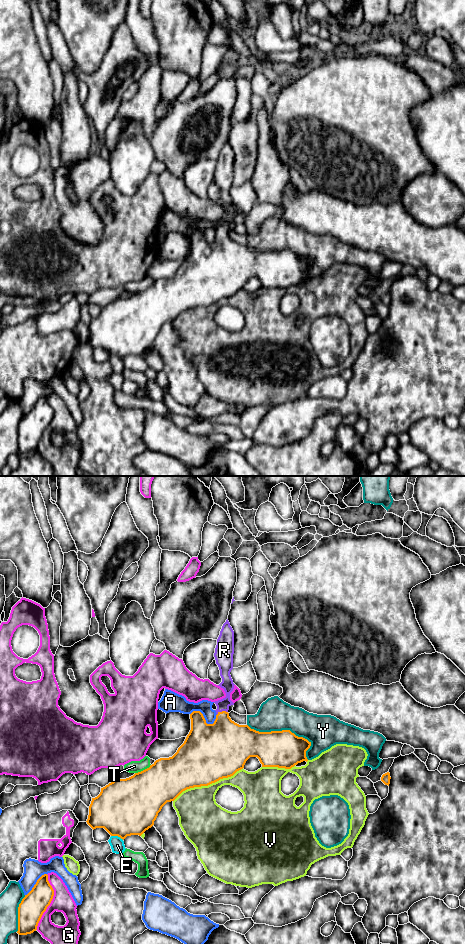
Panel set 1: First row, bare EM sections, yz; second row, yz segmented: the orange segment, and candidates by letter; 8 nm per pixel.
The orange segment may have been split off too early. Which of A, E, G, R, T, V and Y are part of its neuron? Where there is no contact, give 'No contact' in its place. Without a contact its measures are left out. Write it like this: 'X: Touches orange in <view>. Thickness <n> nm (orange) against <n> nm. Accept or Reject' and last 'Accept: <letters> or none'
A: Touches orange in yz. Thickness 440 nm (orange) against 130 nm. Reject
E: Touches orange in yz. Thickness 460 nm (orange) against 110 nm. Reject
G: Touches orange in yz. Thickness 200 nm (orange) against 170 nm. Reject
R: Touches orange in yz. Thickness 360 nm (orange) against 100 nm. Accept
T: Touches orange in yz. Thickness 400 nm (orange) against 100 nm. Reject
V: Touches orange in yz. Thickness 440 nm (orange) against 340 nm. Reject
Y: Touches orange in yz. Thickness 300 nm (orange) against 260 nm. Reject
Accept: R

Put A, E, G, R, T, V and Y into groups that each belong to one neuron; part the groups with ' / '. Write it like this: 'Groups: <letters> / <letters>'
Groups: A / E / G / R / T / V / Y

